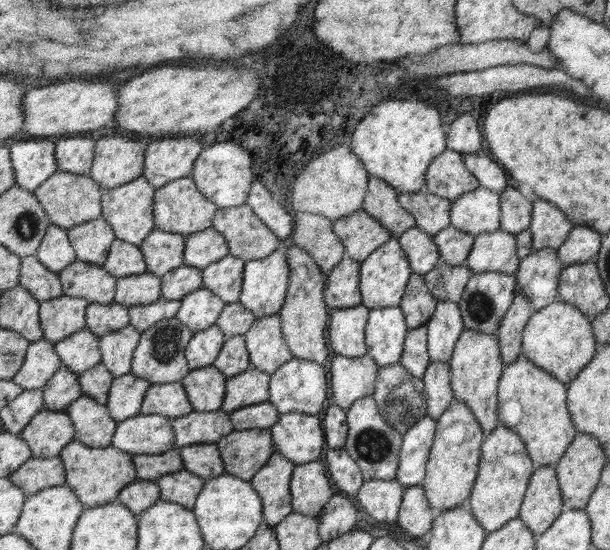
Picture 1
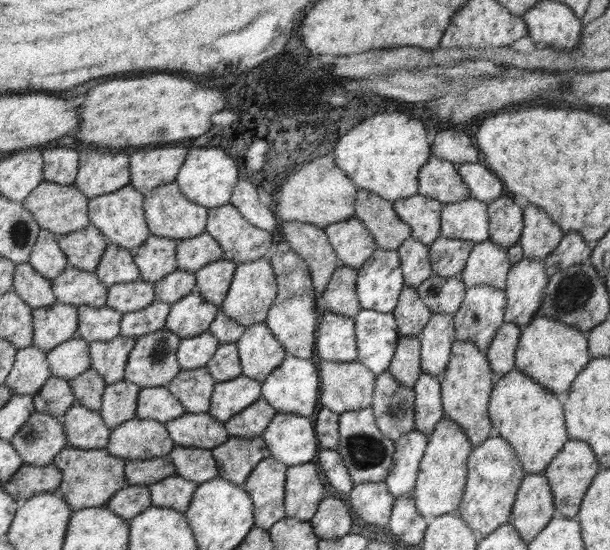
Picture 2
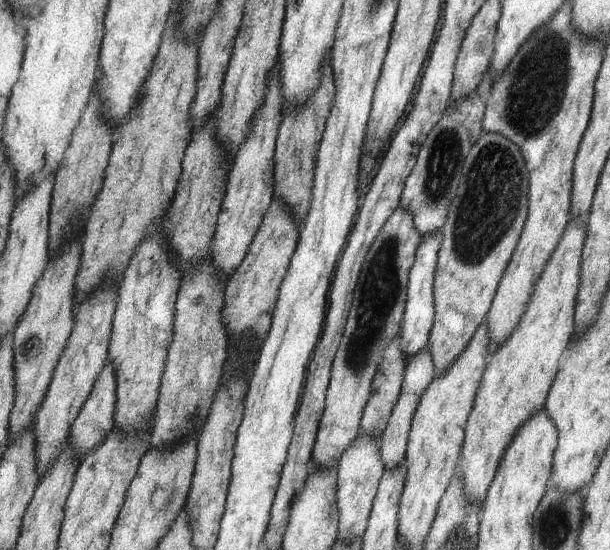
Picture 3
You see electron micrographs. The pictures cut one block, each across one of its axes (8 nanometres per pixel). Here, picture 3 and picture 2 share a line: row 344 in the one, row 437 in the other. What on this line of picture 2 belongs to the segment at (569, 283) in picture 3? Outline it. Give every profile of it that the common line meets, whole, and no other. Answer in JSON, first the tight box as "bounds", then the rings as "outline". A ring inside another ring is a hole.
{"bounds":[490,369,569,473],"outline":[[[514,369],[505,377],[496,379],[494,392],[490,398],[490,417],[494,422],[495,434],[511,443],[511,447],[514,448],[514,453],[526,473],[541,473],[561,452],[563,442],[569,440],[569,436],[565,436],[565,428],[563,428],[564,415],[561,414],[561,406],[559,406],[557,398],[553,394],[549,394],[549,390],[545,387],[531,380],[530,376],[523,375],[522,372]]]}

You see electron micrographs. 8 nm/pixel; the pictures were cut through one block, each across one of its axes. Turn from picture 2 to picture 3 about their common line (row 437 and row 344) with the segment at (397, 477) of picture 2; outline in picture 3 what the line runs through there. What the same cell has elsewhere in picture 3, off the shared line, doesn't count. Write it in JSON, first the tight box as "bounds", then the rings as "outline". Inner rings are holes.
{"bounds":[402,230,442,357],"outline":[[[442,230],[428,233],[422,238],[422,245],[416,253],[414,269],[410,273],[408,286],[408,298],[406,301],[406,312],[402,323],[402,346],[409,357],[418,354],[424,347],[430,345],[430,335],[436,320],[436,299],[434,285],[438,269],[439,254],[442,248]]]}

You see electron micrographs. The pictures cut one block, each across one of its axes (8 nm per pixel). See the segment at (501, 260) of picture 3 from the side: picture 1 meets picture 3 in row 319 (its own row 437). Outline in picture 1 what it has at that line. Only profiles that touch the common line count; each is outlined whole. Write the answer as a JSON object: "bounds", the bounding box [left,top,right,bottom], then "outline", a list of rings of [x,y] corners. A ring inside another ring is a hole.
{"bounds":[420,400,486,513],"outline":[[[455,400],[438,420],[434,446],[427,464],[427,476],[420,484],[427,491],[431,508],[436,513],[459,507],[470,498],[479,474],[486,438],[482,423],[465,401]]]}

